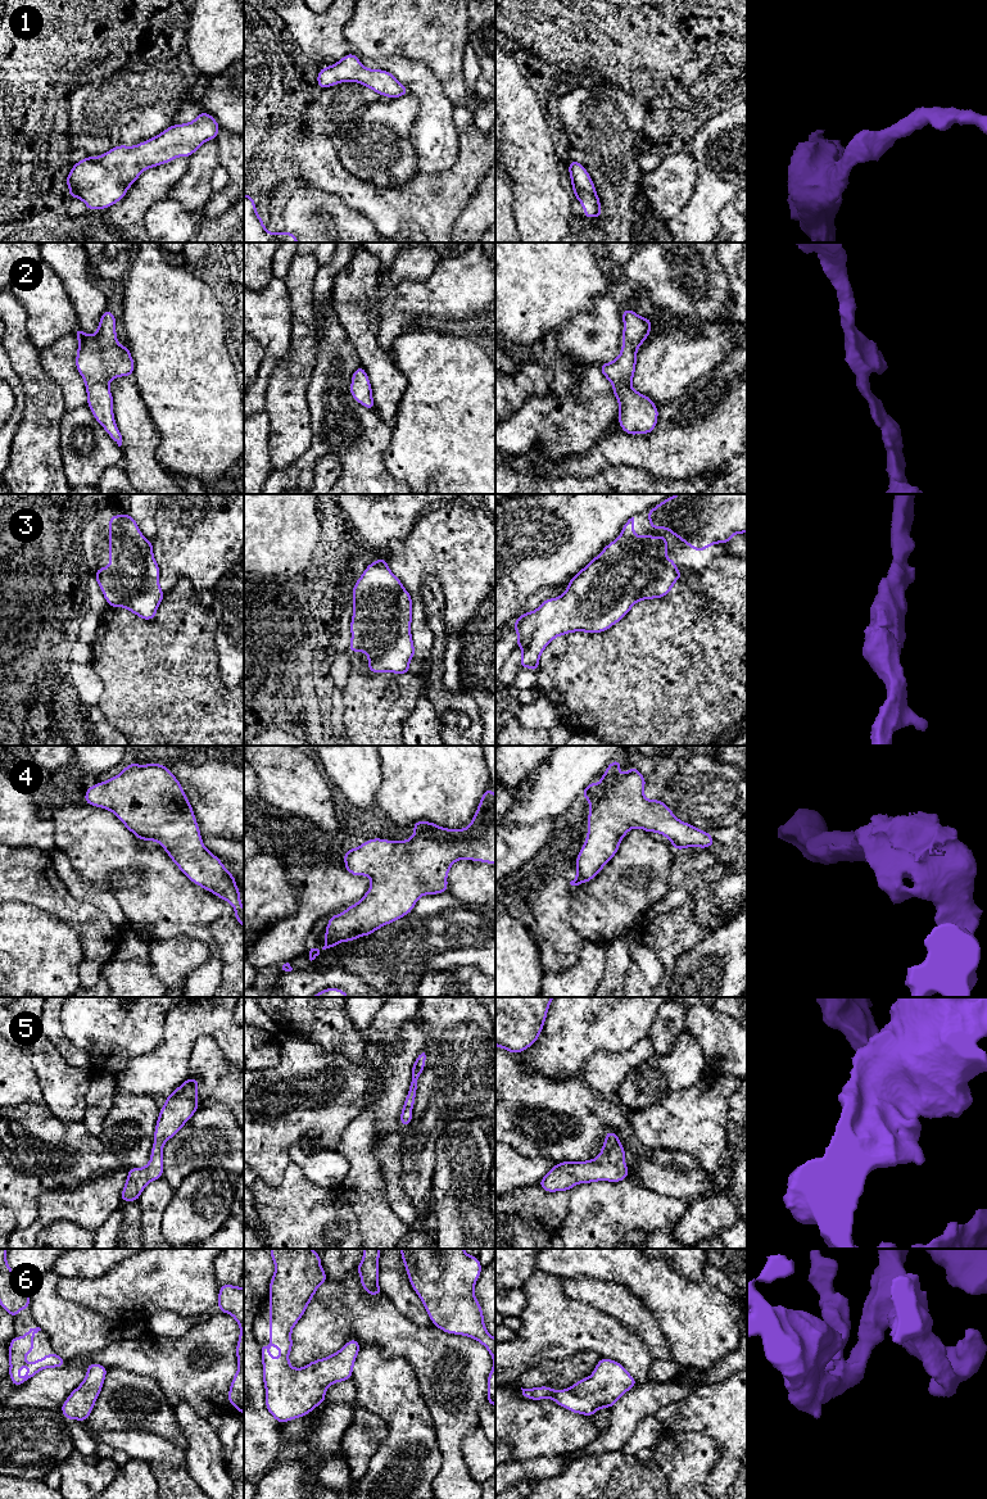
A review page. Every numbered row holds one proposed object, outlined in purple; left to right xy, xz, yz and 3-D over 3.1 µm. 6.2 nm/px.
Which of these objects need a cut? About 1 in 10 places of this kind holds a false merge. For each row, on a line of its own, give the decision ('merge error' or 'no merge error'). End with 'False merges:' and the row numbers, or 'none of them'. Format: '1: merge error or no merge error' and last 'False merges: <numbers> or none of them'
1: no merge error
2: no merge error
3: no merge error
4: no merge error
5: no merge error
6: no merge error
False merges: none of them

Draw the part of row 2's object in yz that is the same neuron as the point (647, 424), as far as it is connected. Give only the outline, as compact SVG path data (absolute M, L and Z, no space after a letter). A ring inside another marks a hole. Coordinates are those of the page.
M630 309L622 311L622 348L619 357L603 363L599 368L612 384L619 402L619 420L621 429L630 435L649 434L657 425L658 409L647 397L631 388L635 373L637 352L648 338L652 321Z

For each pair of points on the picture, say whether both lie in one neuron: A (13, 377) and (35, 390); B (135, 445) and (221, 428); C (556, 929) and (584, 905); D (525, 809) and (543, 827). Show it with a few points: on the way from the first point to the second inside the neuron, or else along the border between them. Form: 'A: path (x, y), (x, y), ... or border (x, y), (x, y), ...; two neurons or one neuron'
A: border (13, 368), (25, 394), (23, 411); two neurons
B: border (148, 412), (158, 438), (155, 458), (166, 470); two neurons
C: border (569, 887), (571, 925), (585, 940); two neurons
D: border (556, 818), (540, 818), (529, 823), (508, 824); two neurons

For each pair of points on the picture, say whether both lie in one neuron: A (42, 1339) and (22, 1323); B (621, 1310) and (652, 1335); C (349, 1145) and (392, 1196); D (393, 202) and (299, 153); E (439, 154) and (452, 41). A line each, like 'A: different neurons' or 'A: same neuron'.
A: same neuron
B: same neuron
C: different neurons
D: same neuron
E: different neurons

